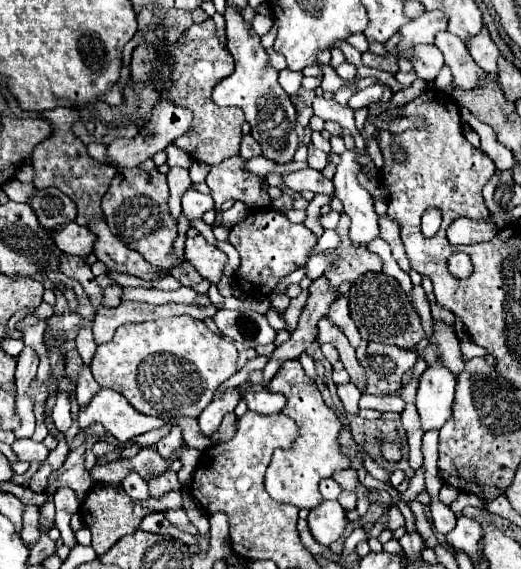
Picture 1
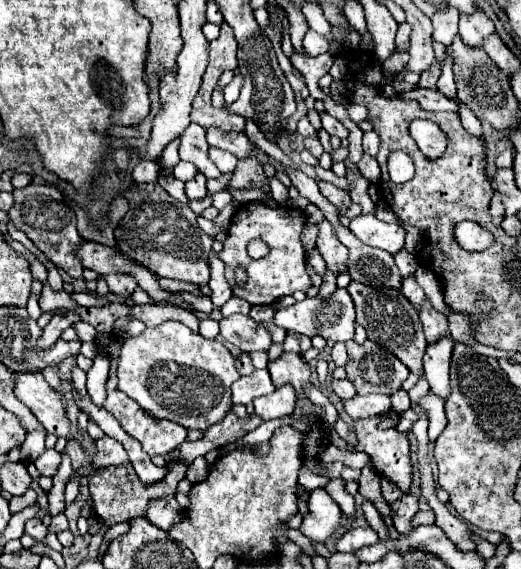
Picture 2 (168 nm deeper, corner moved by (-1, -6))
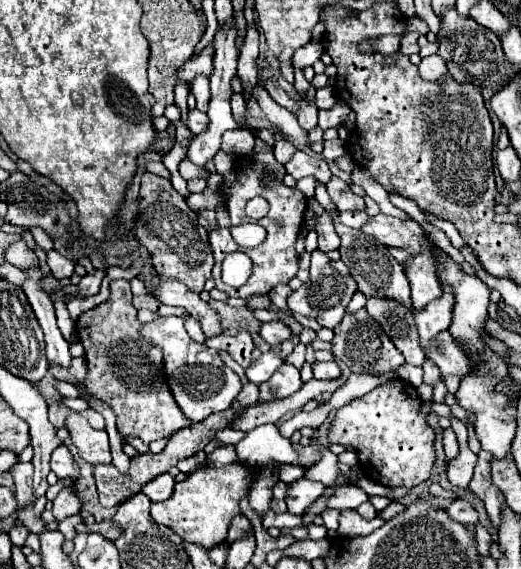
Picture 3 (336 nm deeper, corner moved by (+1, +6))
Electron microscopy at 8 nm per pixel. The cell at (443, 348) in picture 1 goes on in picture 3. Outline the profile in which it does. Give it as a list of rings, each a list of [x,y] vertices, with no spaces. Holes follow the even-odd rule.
[[[422,252],[422,256],[410,258],[406,266],[406,276],[412,288],[412,306],[414,310],[426,308],[428,302],[438,300],[444,292],[434,276],[434,260],[430,260],[430,252]]]

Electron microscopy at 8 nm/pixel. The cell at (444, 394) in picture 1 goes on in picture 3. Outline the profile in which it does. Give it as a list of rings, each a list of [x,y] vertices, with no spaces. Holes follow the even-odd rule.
[[[444,294],[442,300],[430,302],[422,312],[416,312],[414,318],[420,332],[420,344],[426,354],[428,354],[430,344],[434,344],[434,336],[438,332],[448,330],[452,322],[452,304],[454,304],[454,296]]]

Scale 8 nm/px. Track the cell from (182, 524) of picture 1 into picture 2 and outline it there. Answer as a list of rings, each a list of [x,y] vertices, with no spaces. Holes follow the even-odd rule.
[[[166,496],[166,498],[158,498],[152,500],[146,508],[146,518],[156,524],[162,530],[168,530],[172,524],[180,522],[184,518],[184,510],[180,508],[180,504],[176,502],[174,496]]]

